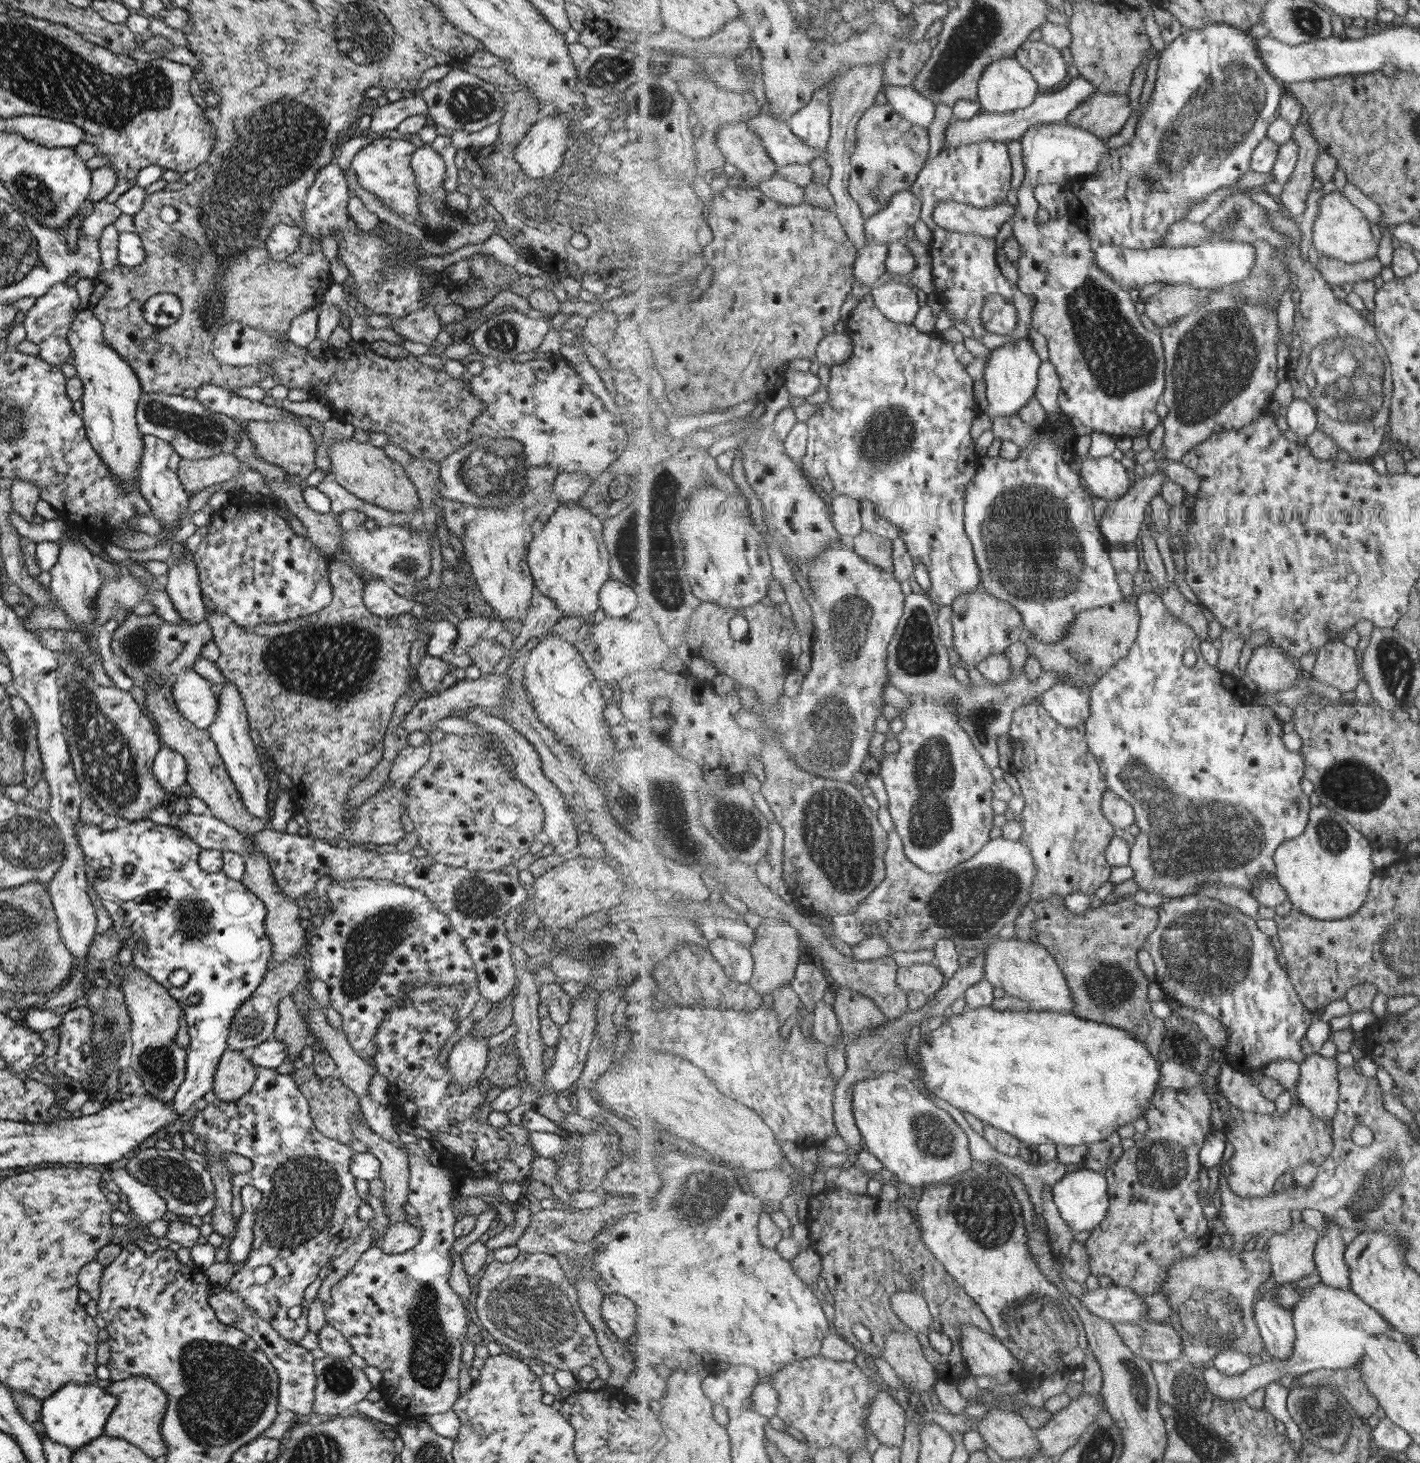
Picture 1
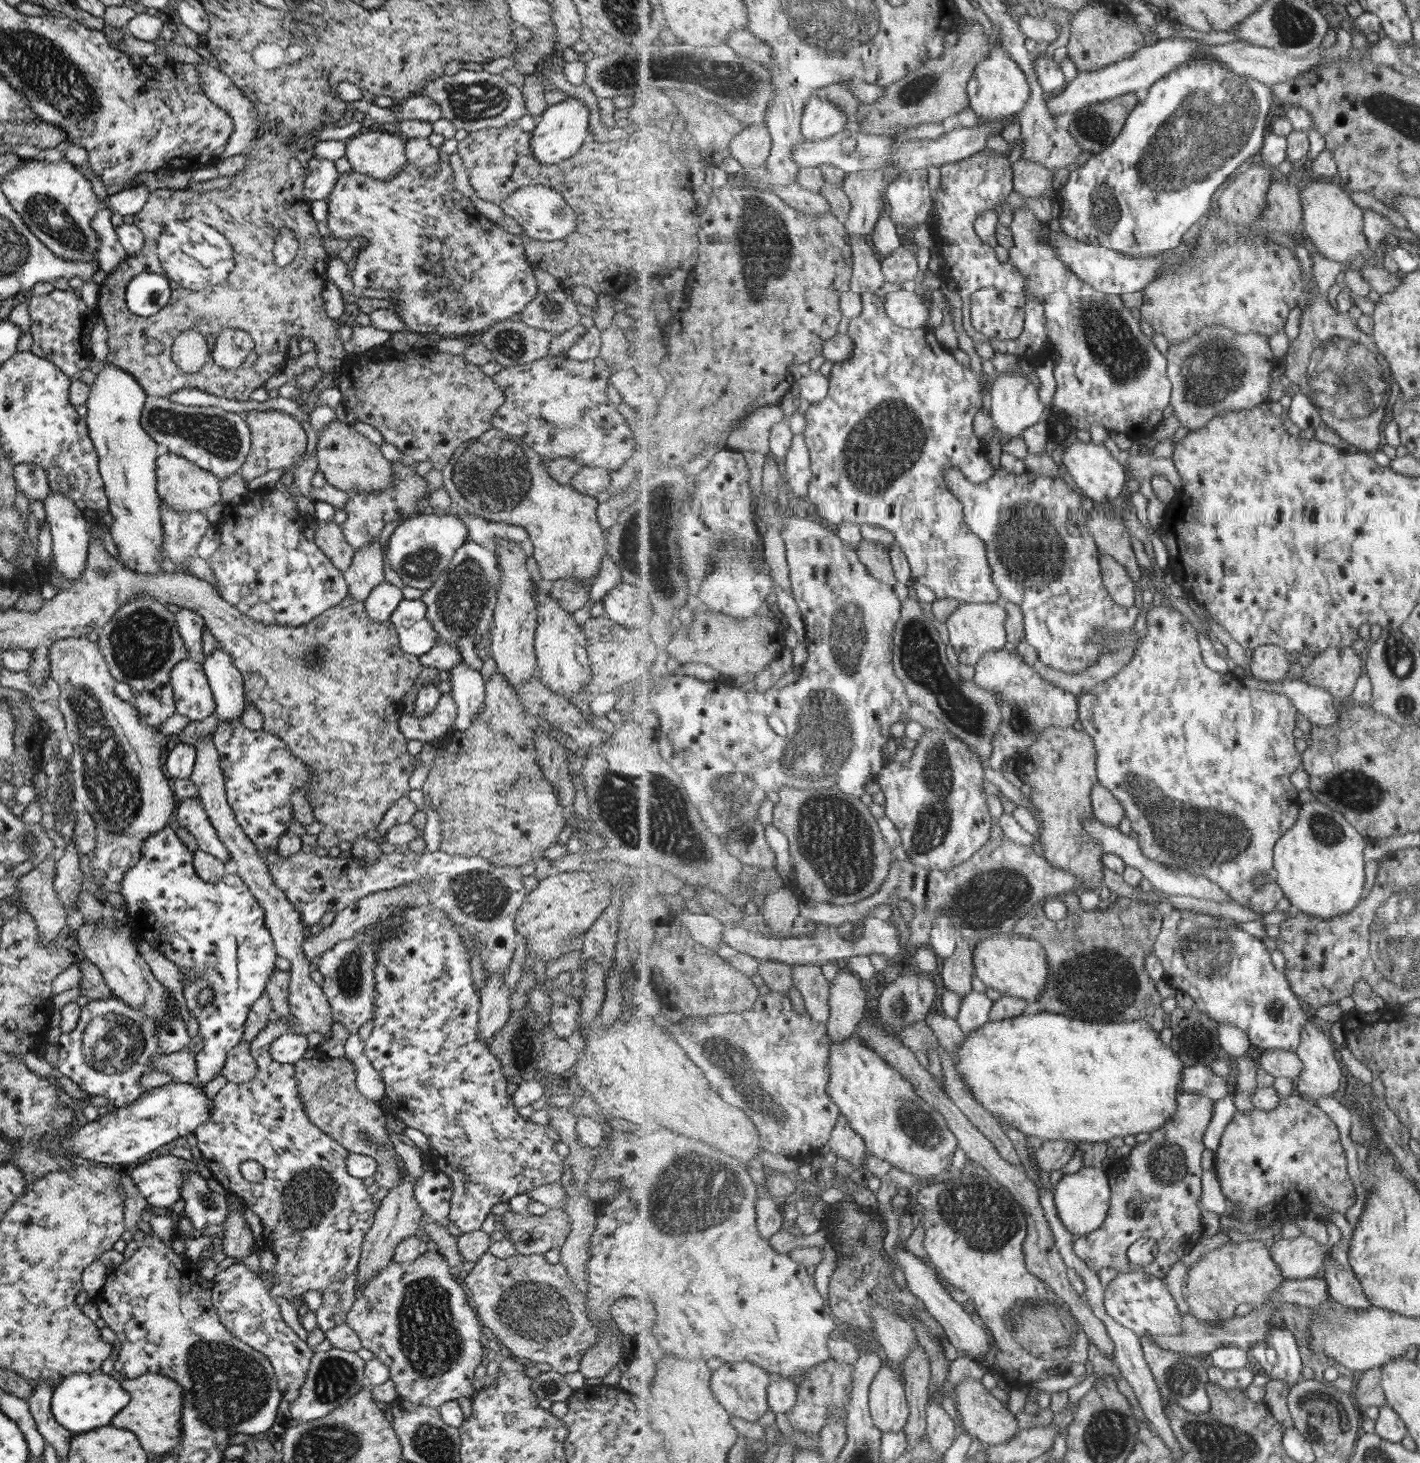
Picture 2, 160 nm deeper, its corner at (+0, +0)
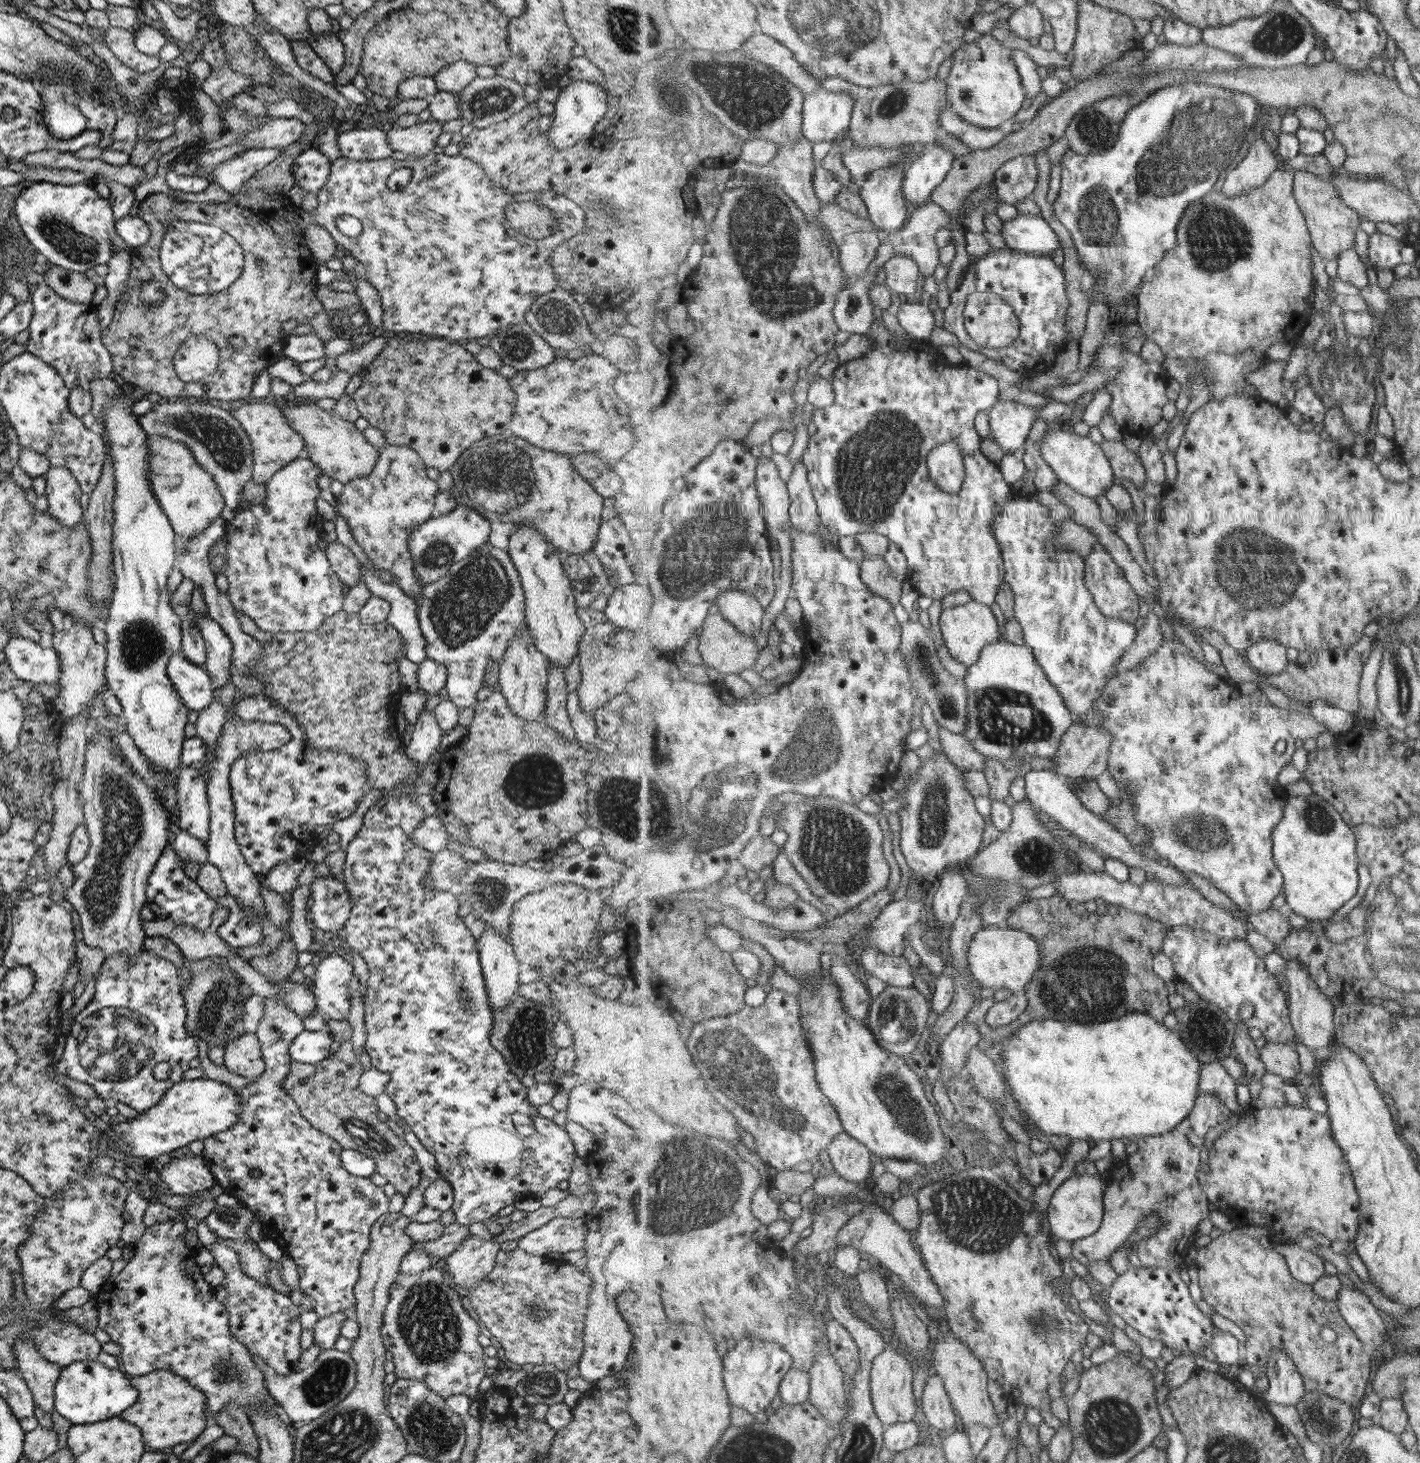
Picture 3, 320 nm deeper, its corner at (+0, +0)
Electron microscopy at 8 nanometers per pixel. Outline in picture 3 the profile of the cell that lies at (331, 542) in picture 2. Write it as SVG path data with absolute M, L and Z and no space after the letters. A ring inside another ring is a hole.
M329 542L323 550L327 562L337 579L347 587L357 585L358 562L347 547L339 542Z

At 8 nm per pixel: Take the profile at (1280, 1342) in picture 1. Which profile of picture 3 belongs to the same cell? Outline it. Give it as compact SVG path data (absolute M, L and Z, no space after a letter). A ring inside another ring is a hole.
M1276 1350L1269 1361L1269 1380L1271 1388L1265 1394L1267 1400L1295 1407L1303 1400L1307 1390L1298 1368L1286 1350Z

